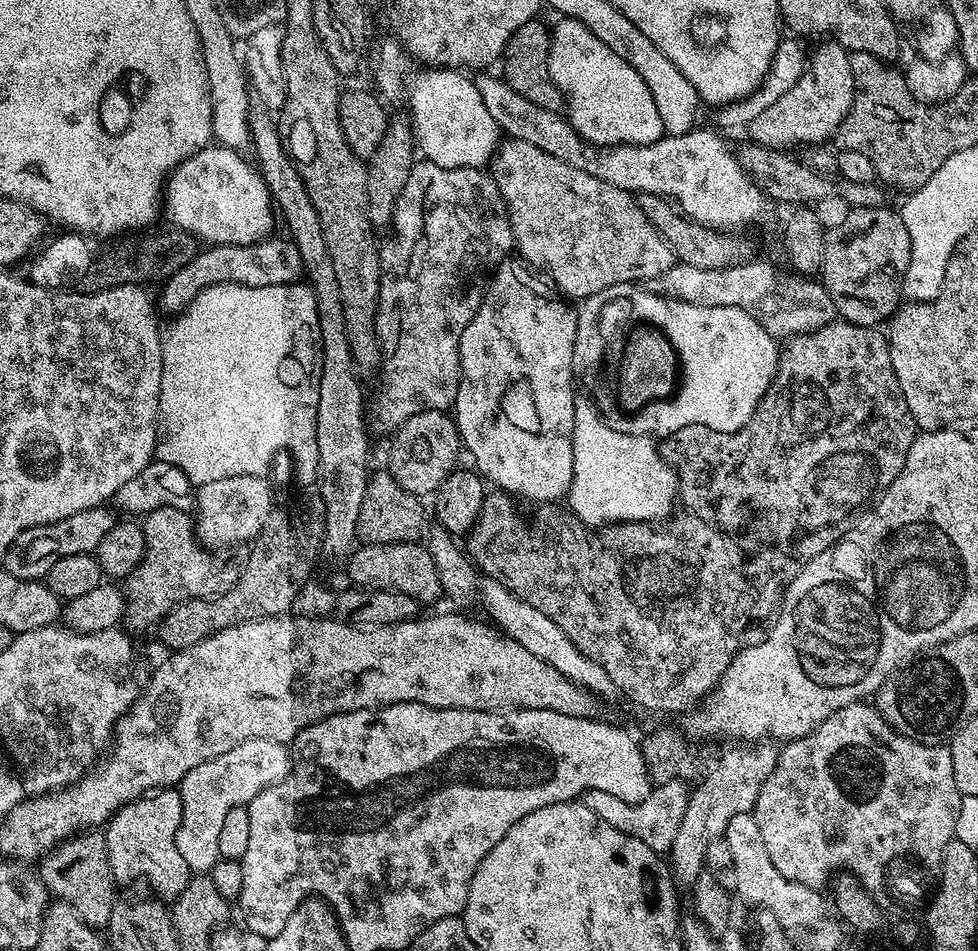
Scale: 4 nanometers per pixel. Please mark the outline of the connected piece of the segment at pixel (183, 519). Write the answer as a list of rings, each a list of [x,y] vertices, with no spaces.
[[[158,509],[145,515],[142,520],[144,537],[148,543],[146,554],[142,562],[123,581],[124,602],[127,608],[126,616],[136,628],[144,628],[147,624],[155,625],[164,619],[164,616],[178,604],[189,598],[203,598],[217,596],[231,588],[234,583],[234,571],[224,560],[219,560],[215,551],[203,546],[197,539],[194,520],[187,511],[182,509]]]

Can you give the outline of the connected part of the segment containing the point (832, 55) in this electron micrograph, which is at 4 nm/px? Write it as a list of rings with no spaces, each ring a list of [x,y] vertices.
[[[835,42],[820,43],[824,44],[817,46],[816,53],[813,56],[811,53],[804,73],[794,82],[794,86],[790,86],[790,90],[786,90],[786,94],[782,94],[782,98],[778,98],[778,102],[774,102],[774,106],[766,106],[766,110],[762,110],[762,114],[758,114],[758,118],[754,118],[754,122],[748,125],[746,129],[747,135],[752,135],[749,137],[755,143],[767,148],[788,150],[791,149],[791,144],[820,146],[835,137],[837,129],[840,128],[840,123],[846,118],[846,114],[852,105],[854,74],[850,70],[850,53],[848,49]]]

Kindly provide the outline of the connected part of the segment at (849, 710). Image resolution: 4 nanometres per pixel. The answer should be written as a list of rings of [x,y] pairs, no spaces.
[[[861,702],[858,704],[851,704],[846,706],[842,710],[838,710],[834,714],[830,714],[830,718],[826,718],[826,722],[822,722],[818,727],[816,727],[810,734],[806,734],[802,738],[797,740],[789,740],[779,749],[778,755],[776,757],[776,769],[774,774],[770,774],[770,778],[766,778],[766,782],[762,786],[762,794],[758,794],[758,802],[754,809],[754,815],[756,821],[758,822],[758,831],[762,834],[762,842],[766,845],[766,851],[770,853],[770,862],[774,862],[775,868],[778,870],[778,874],[782,874],[782,878],[790,878],[790,882],[802,882],[802,886],[810,886],[811,888],[820,890],[823,889],[823,884],[833,879],[841,870],[845,873],[856,876],[860,880],[860,885],[865,888],[868,892],[880,892],[880,868],[884,866],[878,866],[878,856],[880,856],[880,826],[882,826],[882,800],[930,800],[932,806],[936,808],[936,814],[938,814],[938,820],[944,820],[940,816],[940,810],[960,810],[960,801],[962,797],[958,786],[954,786],[954,762],[952,761],[952,750],[951,747],[945,746],[944,744],[923,744],[922,742],[914,742],[910,738],[906,738],[902,734],[895,732],[892,727],[885,722],[884,719],[880,717],[879,712],[876,711],[875,707],[871,703]]]

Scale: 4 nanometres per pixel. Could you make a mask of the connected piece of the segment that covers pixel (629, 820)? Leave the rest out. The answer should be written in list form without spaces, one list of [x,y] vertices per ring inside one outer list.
[[[678,779],[665,784],[657,784],[650,795],[642,798],[642,802],[630,802],[629,804],[622,802],[622,798],[614,798],[614,794],[605,794],[602,790],[590,790],[584,793],[582,803],[586,806],[586,810],[594,810],[594,814],[598,814],[602,822],[614,826],[614,830],[622,830],[622,834],[630,834],[630,838],[638,838],[638,842],[646,842],[650,850],[664,854],[671,849],[674,838],[678,834],[678,826],[682,826],[682,814],[686,814],[690,788],[684,783],[683,779]]]

